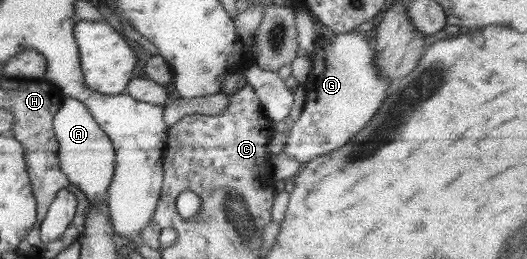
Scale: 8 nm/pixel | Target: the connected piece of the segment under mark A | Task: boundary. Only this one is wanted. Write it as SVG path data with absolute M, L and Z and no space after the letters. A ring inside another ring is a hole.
M65 97L60 109L54 114L53 129L58 141L57 156L59 169L74 191L84 193L89 203L96 205L102 214L109 214L107 207L107 192L115 173L115 149L112 140L94 120L86 104Z

